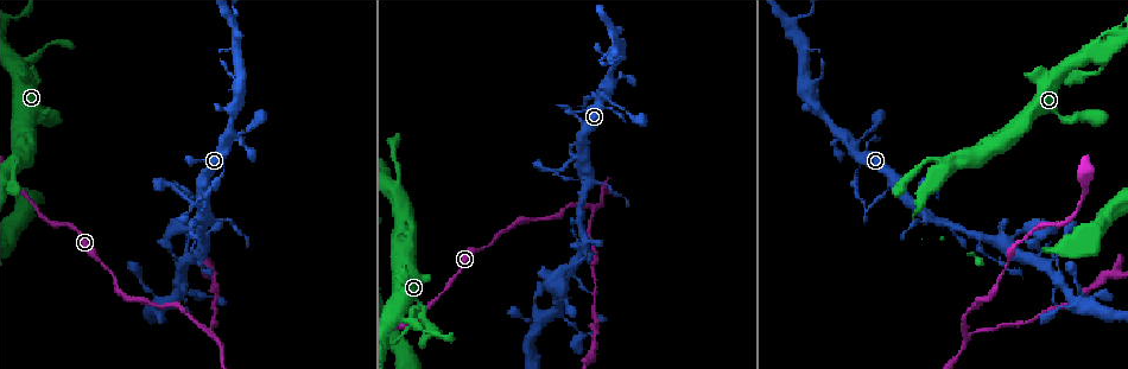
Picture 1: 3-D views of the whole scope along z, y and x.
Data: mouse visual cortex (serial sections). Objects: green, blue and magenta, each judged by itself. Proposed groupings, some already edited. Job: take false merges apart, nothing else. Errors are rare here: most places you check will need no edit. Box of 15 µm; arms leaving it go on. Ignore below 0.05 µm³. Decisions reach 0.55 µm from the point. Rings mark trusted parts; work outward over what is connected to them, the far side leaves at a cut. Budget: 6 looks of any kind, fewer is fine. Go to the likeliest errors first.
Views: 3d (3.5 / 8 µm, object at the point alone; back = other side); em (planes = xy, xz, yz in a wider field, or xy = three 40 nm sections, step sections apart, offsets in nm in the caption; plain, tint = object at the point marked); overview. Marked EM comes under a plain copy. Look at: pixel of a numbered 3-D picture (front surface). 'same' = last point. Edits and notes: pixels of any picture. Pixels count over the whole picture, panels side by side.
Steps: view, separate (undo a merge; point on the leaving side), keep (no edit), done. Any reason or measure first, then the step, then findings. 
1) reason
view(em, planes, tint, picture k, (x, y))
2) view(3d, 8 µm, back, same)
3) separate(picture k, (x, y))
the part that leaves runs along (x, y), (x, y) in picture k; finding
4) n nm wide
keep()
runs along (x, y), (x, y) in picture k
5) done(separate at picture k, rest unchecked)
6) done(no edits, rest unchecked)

abrupt turn
view(3d, 8 µm, picture 1, (209, 204))

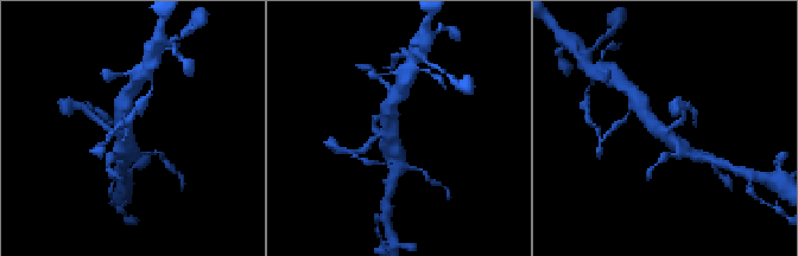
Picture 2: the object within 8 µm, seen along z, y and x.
view(3d, 3.5 µm, picture 2, (662, 135))

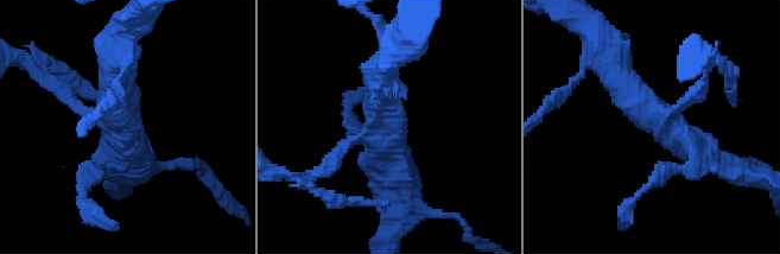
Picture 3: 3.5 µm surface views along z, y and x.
need the tissue
view(em, xy, step 1, tint, picture 3, (658, 121))

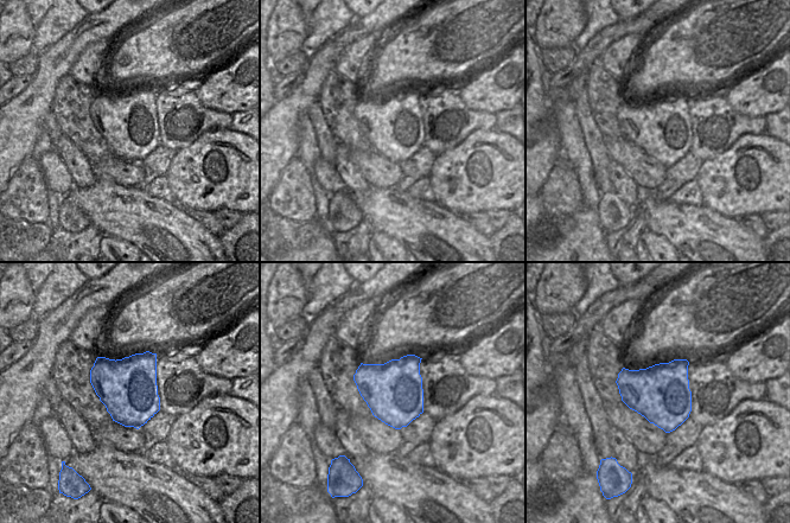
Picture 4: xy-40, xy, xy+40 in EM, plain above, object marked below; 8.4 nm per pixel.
arms of 150, 250, 350, 400 nm
keep()
runs along (610, 59), (647, 114), (720, 165) in picture 3; all the same cell

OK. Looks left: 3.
two arms in line, one across
view(3d, 3.5 µm, back, picture 1, (979, 239))

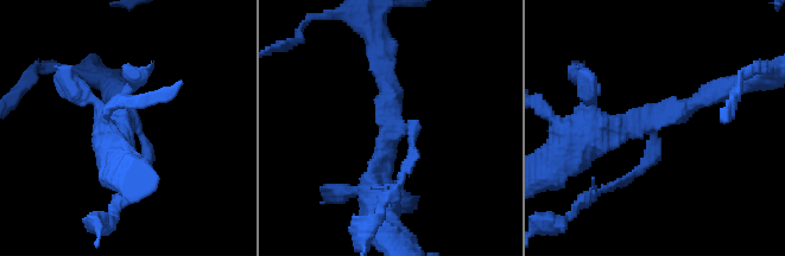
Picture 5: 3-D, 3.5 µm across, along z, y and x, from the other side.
shape alone is not enough
view(em, xy, step 3, tint, picture 5, (396, 126))

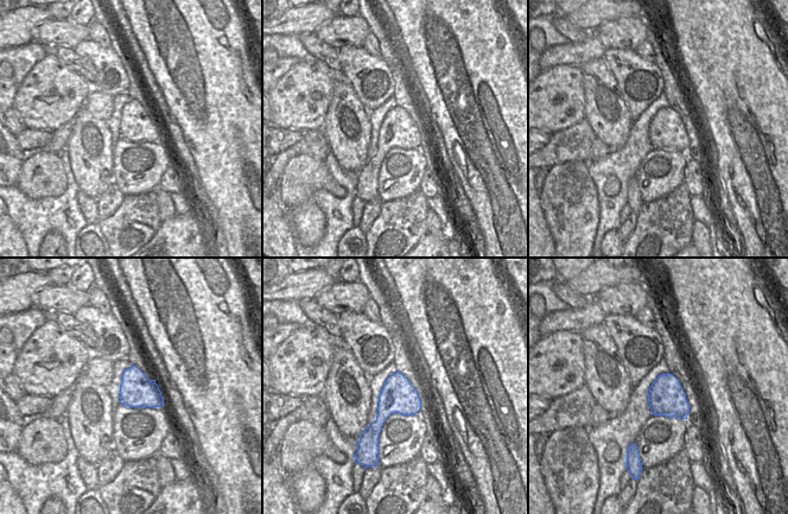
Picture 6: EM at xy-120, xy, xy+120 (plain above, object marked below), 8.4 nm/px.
300 nm wide
keep()
runs along (720, 90), (653, 120), (583, 134) in picture 5; one cell here

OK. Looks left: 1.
done(no edits, rest unchecked)

